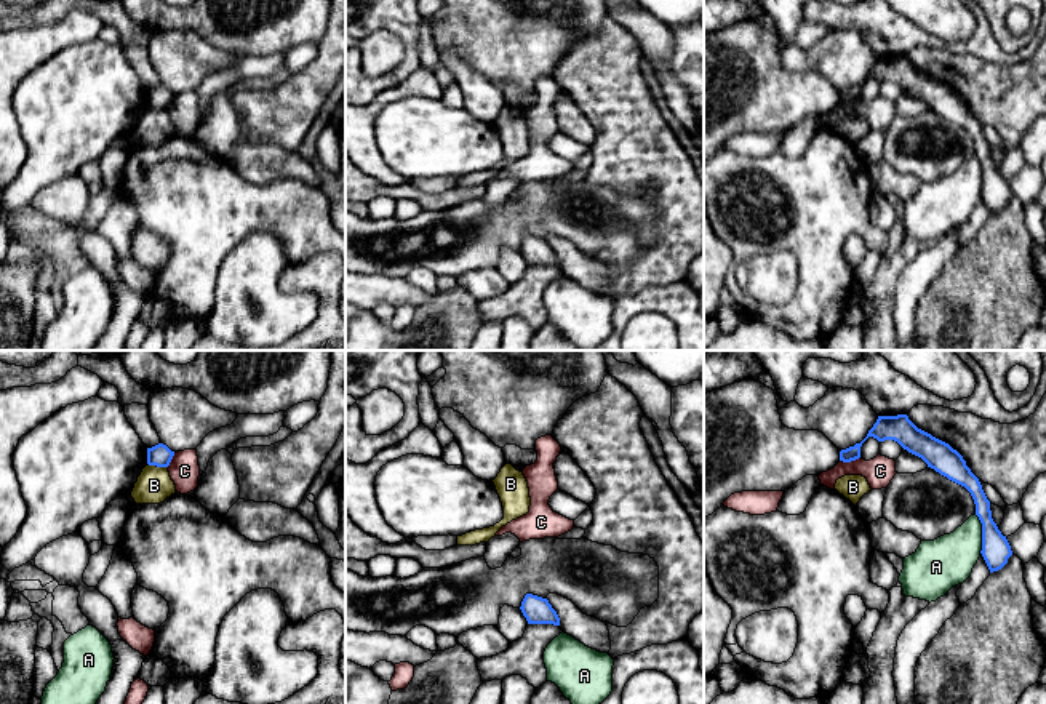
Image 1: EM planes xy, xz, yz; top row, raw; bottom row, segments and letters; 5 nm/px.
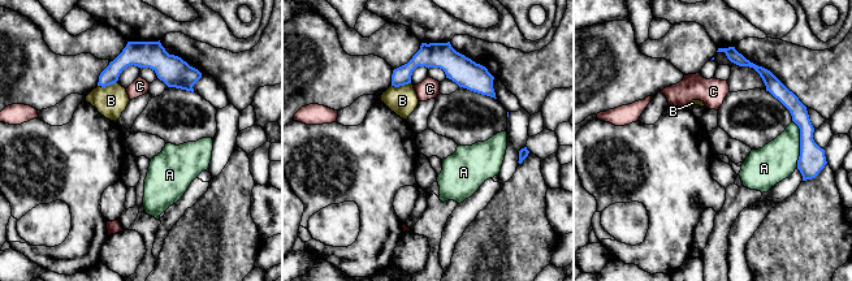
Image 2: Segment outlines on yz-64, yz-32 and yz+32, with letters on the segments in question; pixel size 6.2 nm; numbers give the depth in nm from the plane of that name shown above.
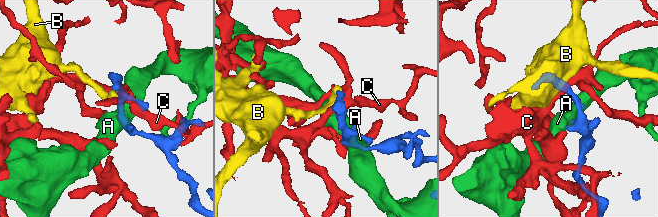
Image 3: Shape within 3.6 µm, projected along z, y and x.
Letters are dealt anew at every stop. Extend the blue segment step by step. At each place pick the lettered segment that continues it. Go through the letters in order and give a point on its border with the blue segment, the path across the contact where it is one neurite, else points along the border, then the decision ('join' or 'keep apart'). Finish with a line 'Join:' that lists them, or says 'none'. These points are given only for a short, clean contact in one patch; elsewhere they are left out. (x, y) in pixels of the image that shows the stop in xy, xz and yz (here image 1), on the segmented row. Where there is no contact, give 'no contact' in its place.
A: contact yz (982, 533); keep apart
B: contact xy (157, 466); border xy (147, 463), (167, 468); keep apart
C: contact yz (850, 461); border yz (859, 456), (840, 461); keep apart
Join: none

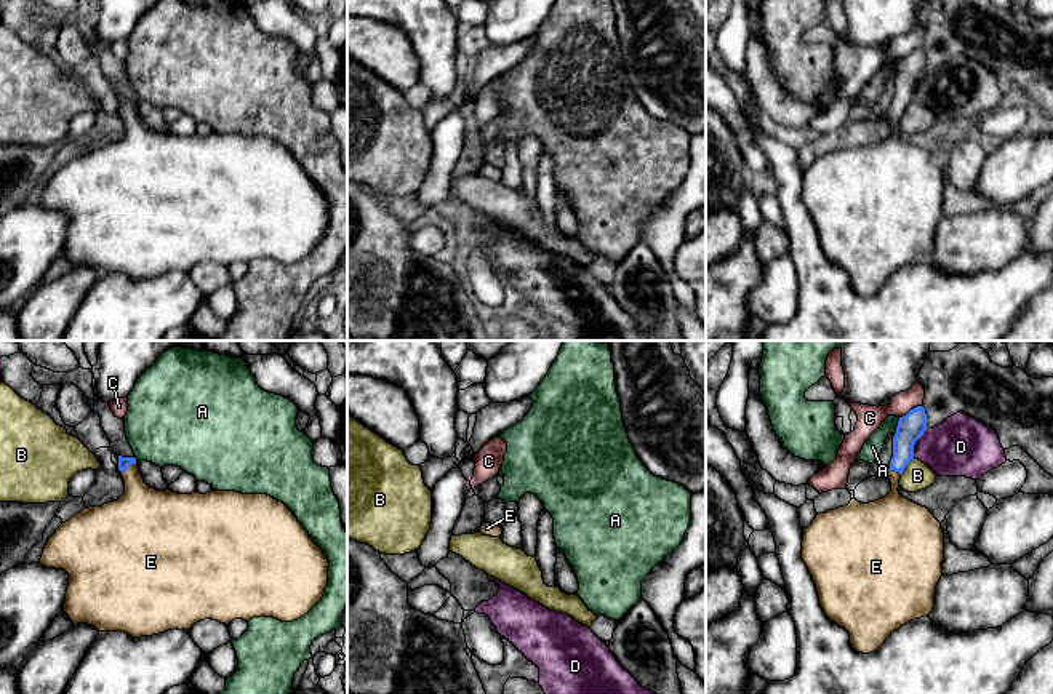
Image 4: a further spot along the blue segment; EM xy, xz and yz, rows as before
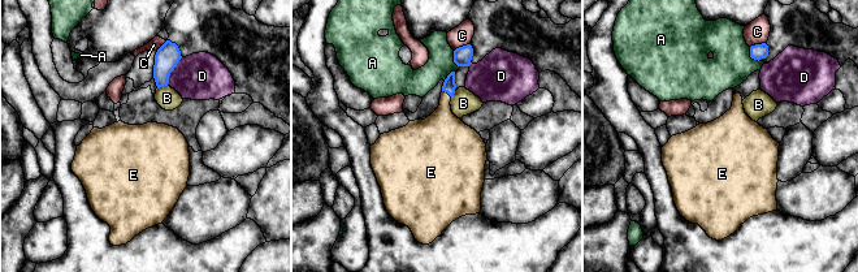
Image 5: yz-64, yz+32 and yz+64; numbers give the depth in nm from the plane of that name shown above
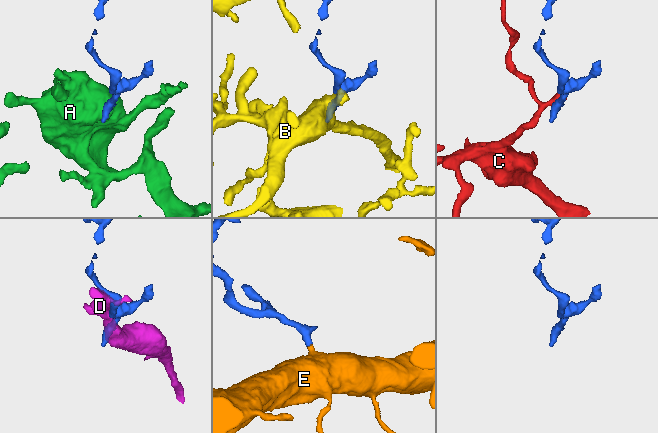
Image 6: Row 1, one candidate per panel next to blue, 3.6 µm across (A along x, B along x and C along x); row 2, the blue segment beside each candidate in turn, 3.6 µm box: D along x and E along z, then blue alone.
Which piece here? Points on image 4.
A: contact yz (898, 426); border yz (900, 418), (893, 434); keep apart
B: contact yz (906, 464); keep apart
C: contact yz (911, 410); border yz (920, 405), (900, 418); keep apart
D: contact yz (922, 434); keep apart
E: contact xy (128, 467); way xy (124, 462), (128, 467), (141, 506), (141, 515); join
Join: E

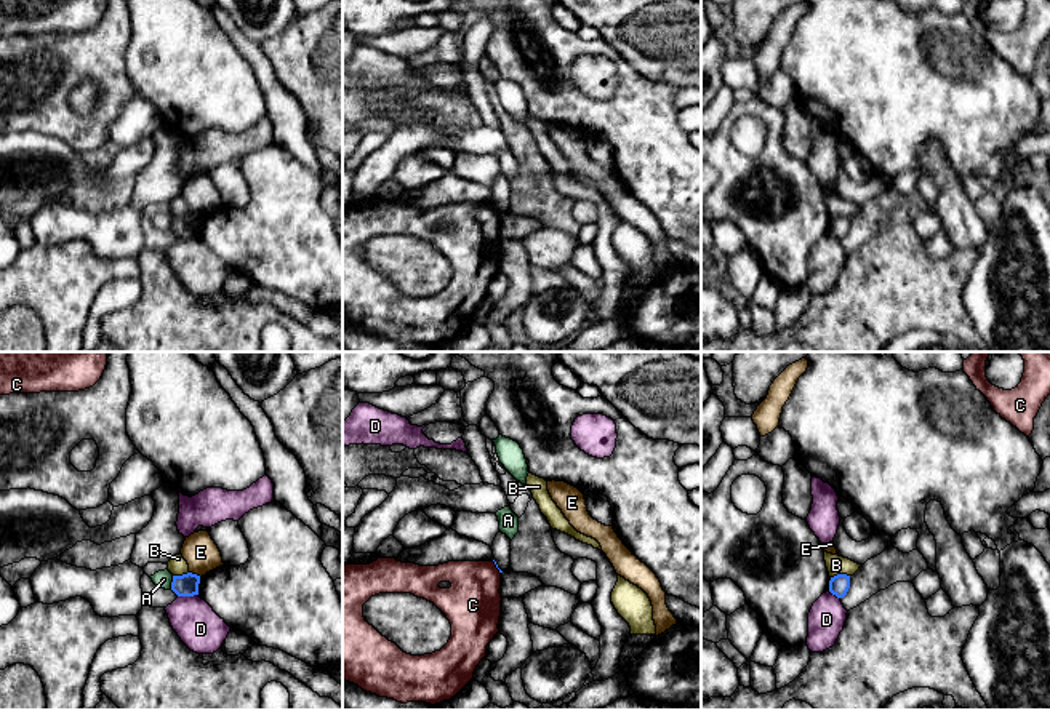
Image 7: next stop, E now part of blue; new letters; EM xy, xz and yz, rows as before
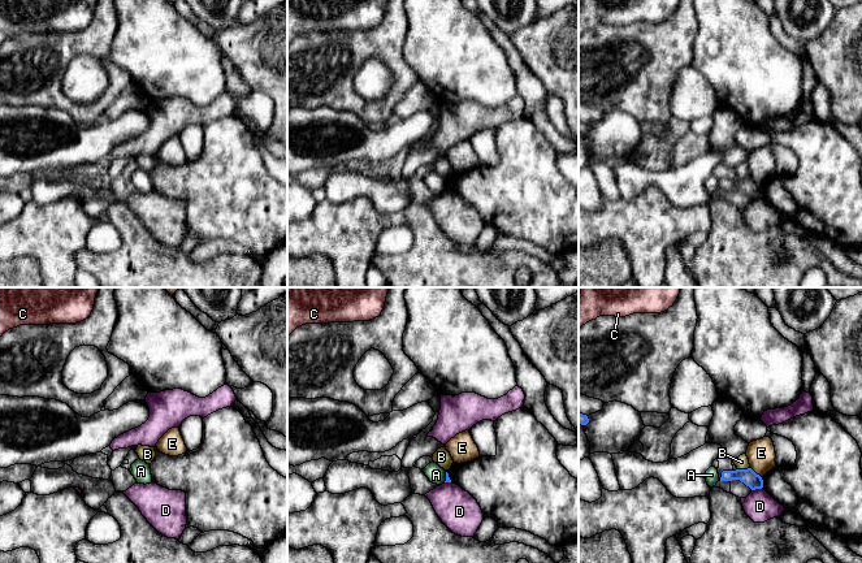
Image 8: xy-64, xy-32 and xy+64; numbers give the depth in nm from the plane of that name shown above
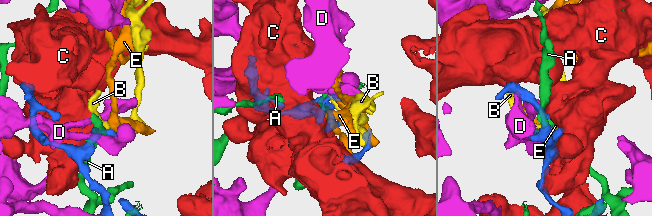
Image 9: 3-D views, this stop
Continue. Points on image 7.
A: contact xy (172, 582); keep apart
B: contact yz (839, 574); border yz (849, 574), (834, 574), (831, 578); keep apart
C: contact xz (496, 566); keep apart
D: contact xy (188, 595); keep apart
E: contact xy (196, 574); border xy (189, 571), (200, 576); keep apart
Join: none

